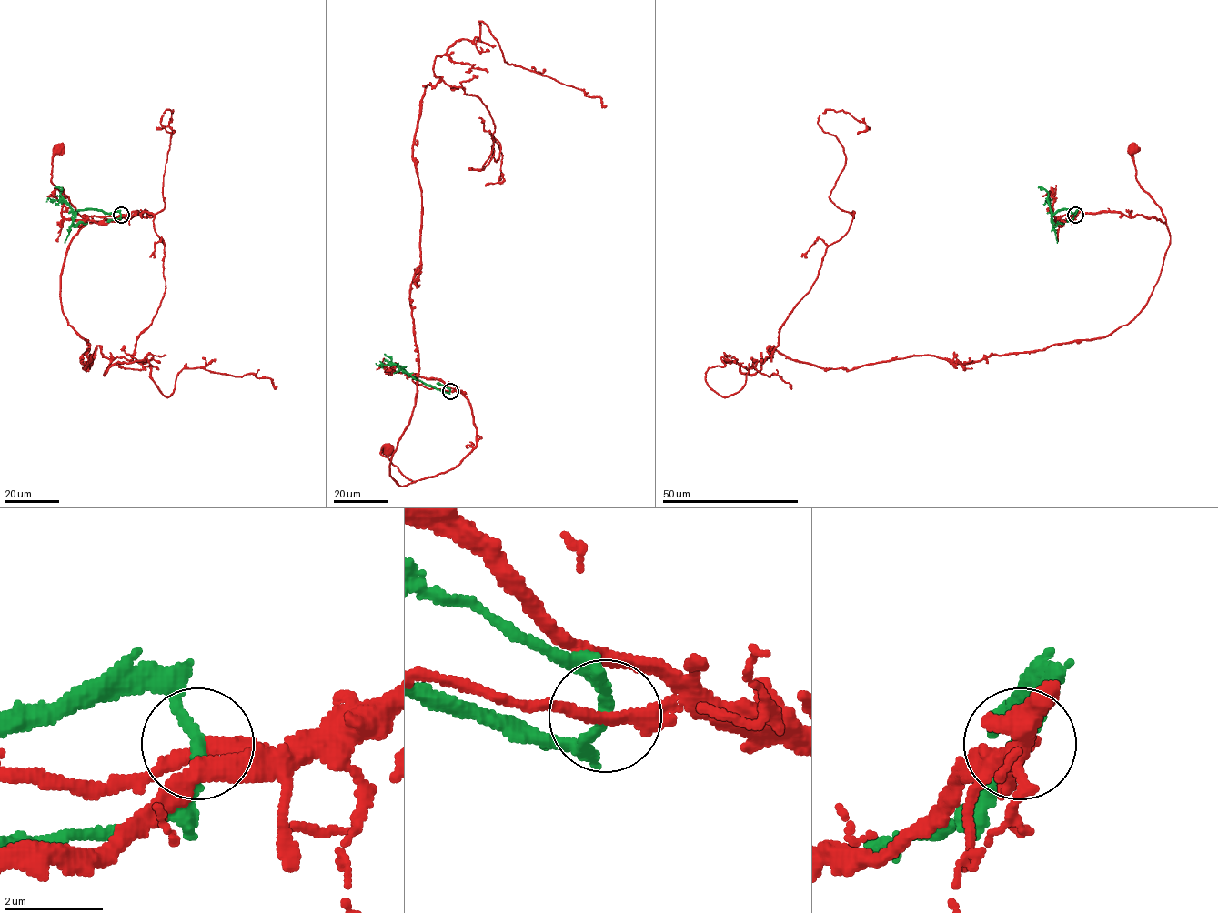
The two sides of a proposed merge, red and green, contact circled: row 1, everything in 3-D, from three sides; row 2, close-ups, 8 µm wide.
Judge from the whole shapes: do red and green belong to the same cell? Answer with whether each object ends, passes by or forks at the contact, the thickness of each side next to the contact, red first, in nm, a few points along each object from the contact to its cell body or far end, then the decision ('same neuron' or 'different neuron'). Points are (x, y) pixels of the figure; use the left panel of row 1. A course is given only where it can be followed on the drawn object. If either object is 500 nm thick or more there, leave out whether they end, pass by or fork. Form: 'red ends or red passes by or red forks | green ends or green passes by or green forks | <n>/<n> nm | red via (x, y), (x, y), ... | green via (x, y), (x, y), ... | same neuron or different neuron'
red passes by | green passes by | 260/180 nm | red via (120, 215), (147, 212), (146, 216), (133, 215), (87, 223), (82, 217), (51, 181), (53, 150), (58, 148) | green via (120, 215), (118, 212), (107, 213), (96, 210), (79, 210), (75, 214), (60, 193), (62, 188), (55, 187) | different neuron

